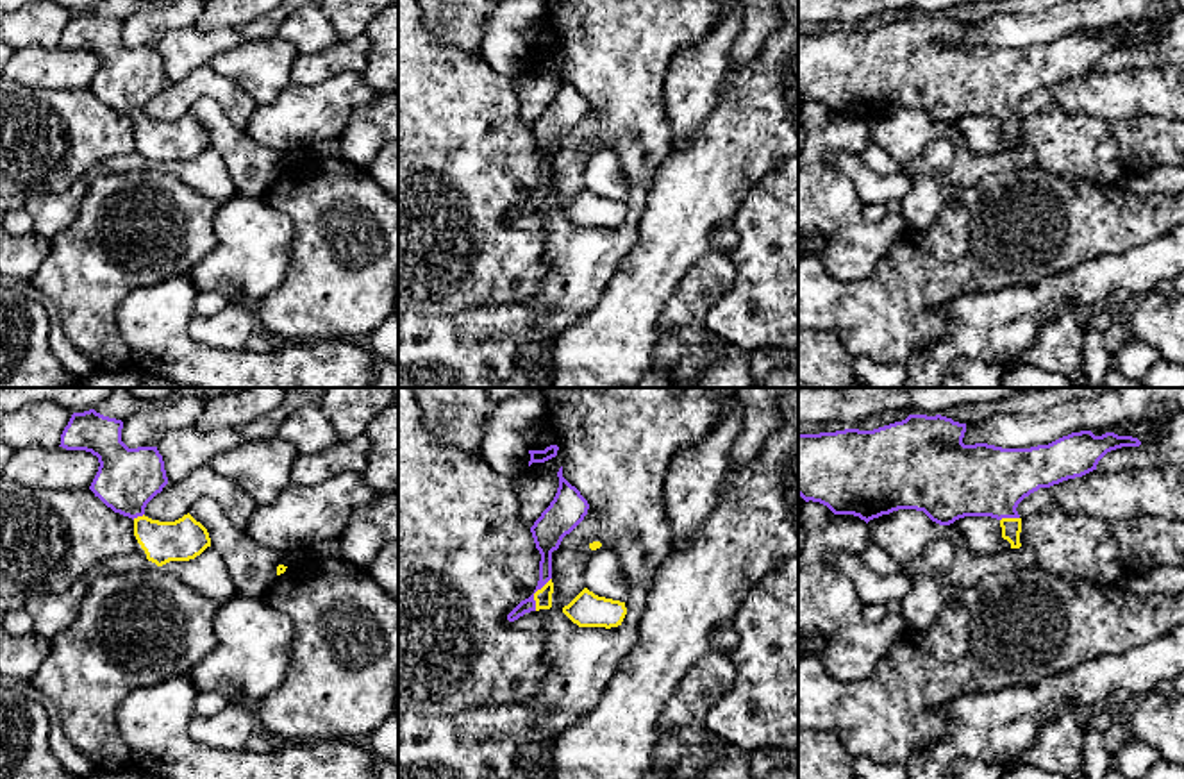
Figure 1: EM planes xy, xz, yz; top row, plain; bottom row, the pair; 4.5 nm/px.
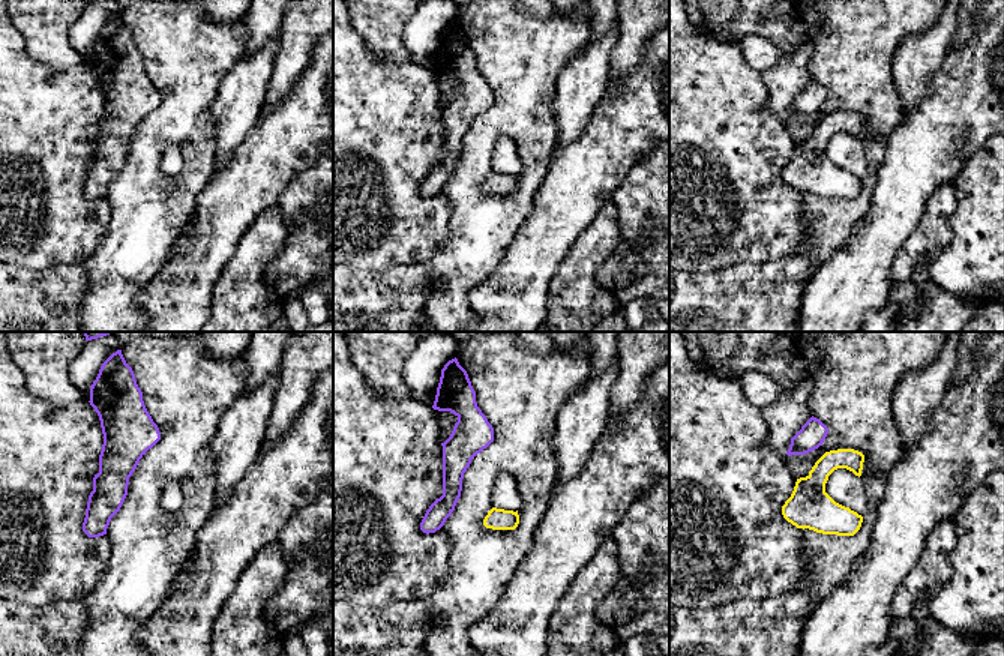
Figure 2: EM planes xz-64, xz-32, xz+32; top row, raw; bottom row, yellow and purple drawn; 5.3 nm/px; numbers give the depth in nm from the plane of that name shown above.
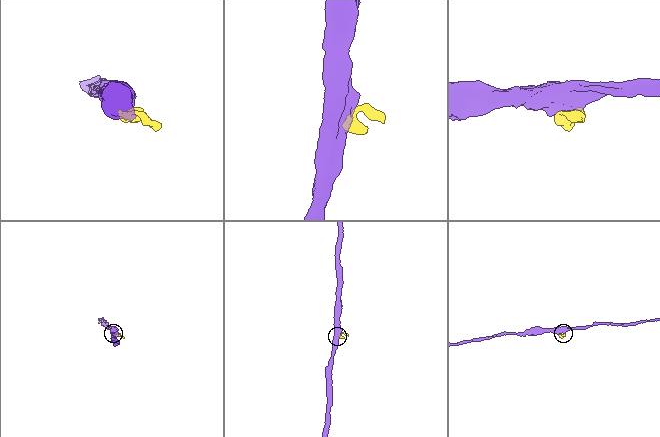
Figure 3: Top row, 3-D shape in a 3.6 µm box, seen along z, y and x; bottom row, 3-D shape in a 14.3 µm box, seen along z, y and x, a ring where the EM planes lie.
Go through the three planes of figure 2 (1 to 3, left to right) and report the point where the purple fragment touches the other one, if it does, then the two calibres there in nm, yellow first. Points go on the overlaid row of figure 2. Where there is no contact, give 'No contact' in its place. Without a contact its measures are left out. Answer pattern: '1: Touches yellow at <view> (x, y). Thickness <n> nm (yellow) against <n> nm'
1: No contact
2: No contact
3: No contact

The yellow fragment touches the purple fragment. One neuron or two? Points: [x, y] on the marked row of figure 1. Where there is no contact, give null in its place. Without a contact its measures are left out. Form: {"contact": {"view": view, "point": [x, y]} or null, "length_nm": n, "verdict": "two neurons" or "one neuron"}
{"contact": {"view": "xz", "point": [534, 594]}, "length_nm": 170, "verdict": "one neuron"}

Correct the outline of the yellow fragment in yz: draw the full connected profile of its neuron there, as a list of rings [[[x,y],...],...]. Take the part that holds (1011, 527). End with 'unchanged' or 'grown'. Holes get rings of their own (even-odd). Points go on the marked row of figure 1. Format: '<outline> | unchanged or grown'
[[[909,415],[873,431],[845,429],[836,432],[798,434],[798,495],[809,502],[827,506],[834,515],[854,515],[866,524],[898,509],[923,511],[932,522],[950,525],[964,516],[991,516],[1000,522],[1002,538],[1011,549],[1020,549],[1021,518],[1018,504],[1038,491],[1068,479],[1082,477],[1096,470],[1098,461],[1111,450],[1139,447],[1132,436],[1105,432],[1095,436],[1091,431],[1071,432],[1048,445],[1030,448],[1002,448],[988,443],[964,445],[966,423],[936,415]]] | grown

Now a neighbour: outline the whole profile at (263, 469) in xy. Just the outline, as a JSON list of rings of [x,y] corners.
[[[280,436],[246,441],[216,456],[211,466],[239,484],[257,506],[268,504],[291,482],[298,450]]]

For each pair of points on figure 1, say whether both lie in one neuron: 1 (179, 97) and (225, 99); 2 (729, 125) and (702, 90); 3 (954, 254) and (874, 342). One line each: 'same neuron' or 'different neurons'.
1: same neuron
2: different neurons
3: same neuron

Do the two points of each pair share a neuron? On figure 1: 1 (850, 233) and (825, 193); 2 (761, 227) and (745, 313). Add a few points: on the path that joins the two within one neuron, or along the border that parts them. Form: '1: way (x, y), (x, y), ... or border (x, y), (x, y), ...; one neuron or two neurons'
1: way (843, 224), (827, 202); one neuron
2: way (761, 249), (761, 292); one neuron

